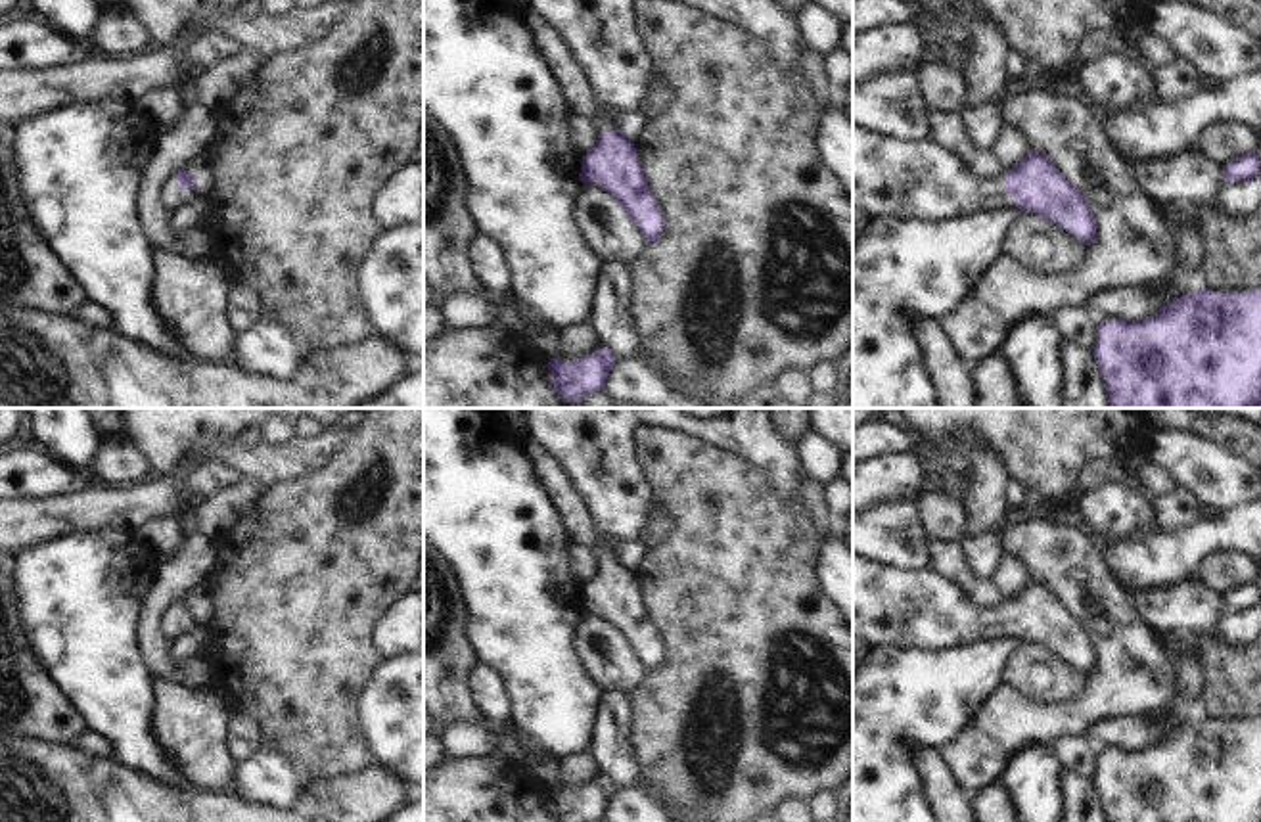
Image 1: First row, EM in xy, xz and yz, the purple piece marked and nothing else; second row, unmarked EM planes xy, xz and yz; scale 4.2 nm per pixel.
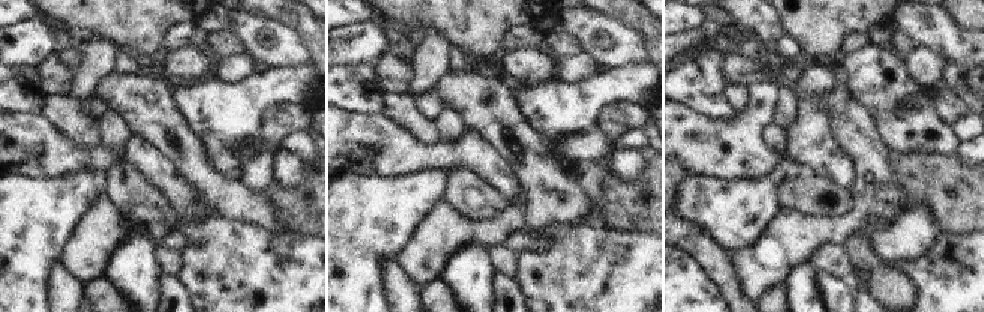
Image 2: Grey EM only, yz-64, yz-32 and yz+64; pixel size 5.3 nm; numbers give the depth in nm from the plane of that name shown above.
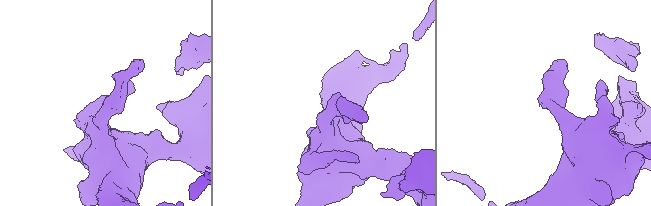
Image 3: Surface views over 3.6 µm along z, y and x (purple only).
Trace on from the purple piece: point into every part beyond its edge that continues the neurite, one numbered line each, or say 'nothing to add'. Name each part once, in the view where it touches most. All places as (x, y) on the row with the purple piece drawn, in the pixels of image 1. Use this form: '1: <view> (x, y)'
1: yz (917, 181).

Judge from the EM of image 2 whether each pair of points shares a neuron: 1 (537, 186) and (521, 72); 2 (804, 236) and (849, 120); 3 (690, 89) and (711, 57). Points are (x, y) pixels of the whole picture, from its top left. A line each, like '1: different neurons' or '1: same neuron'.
1: different neurons
2: same neuron
3: same neuron

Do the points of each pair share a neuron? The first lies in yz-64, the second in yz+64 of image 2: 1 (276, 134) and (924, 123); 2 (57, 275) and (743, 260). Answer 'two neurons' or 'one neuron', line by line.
1: two neurons
2: two neurons

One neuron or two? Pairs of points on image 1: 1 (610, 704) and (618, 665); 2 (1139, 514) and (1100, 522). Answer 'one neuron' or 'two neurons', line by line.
1: two neurons
2: one neuron

